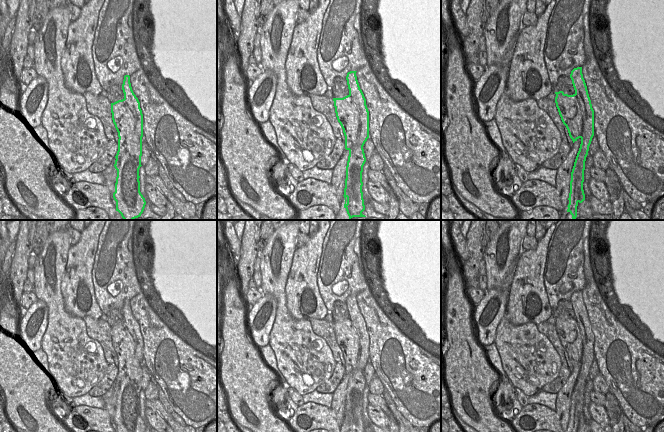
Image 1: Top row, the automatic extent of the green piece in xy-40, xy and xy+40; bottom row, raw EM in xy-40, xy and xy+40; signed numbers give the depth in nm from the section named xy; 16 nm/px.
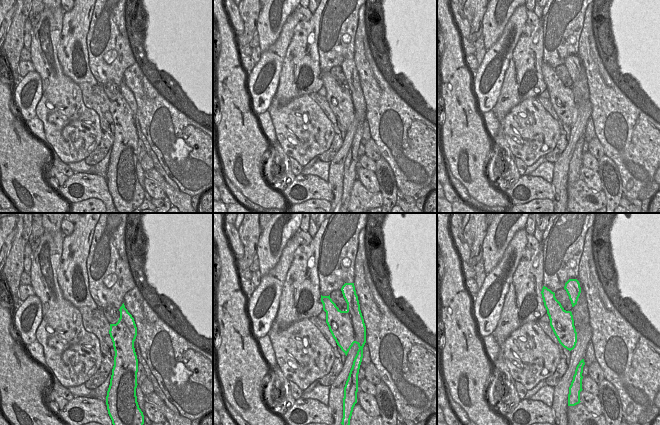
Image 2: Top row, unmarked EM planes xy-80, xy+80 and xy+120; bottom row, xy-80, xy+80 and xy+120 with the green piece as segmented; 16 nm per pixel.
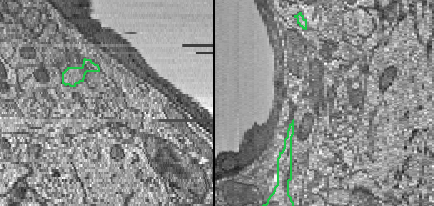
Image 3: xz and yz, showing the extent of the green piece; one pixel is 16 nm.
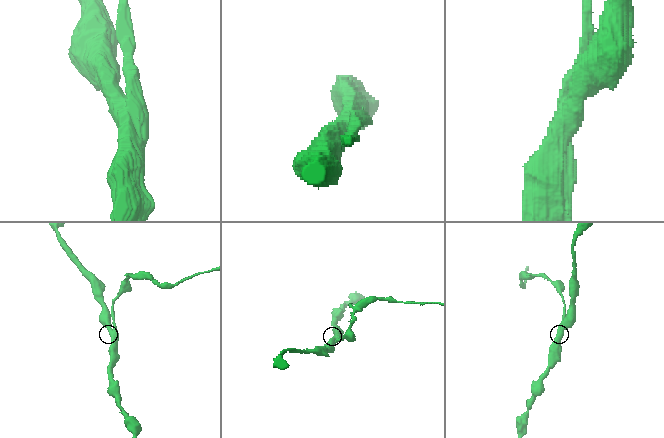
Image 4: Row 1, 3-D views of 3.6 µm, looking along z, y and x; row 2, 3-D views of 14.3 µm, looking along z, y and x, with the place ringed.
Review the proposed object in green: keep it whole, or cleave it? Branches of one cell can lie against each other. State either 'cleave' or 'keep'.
cleave

